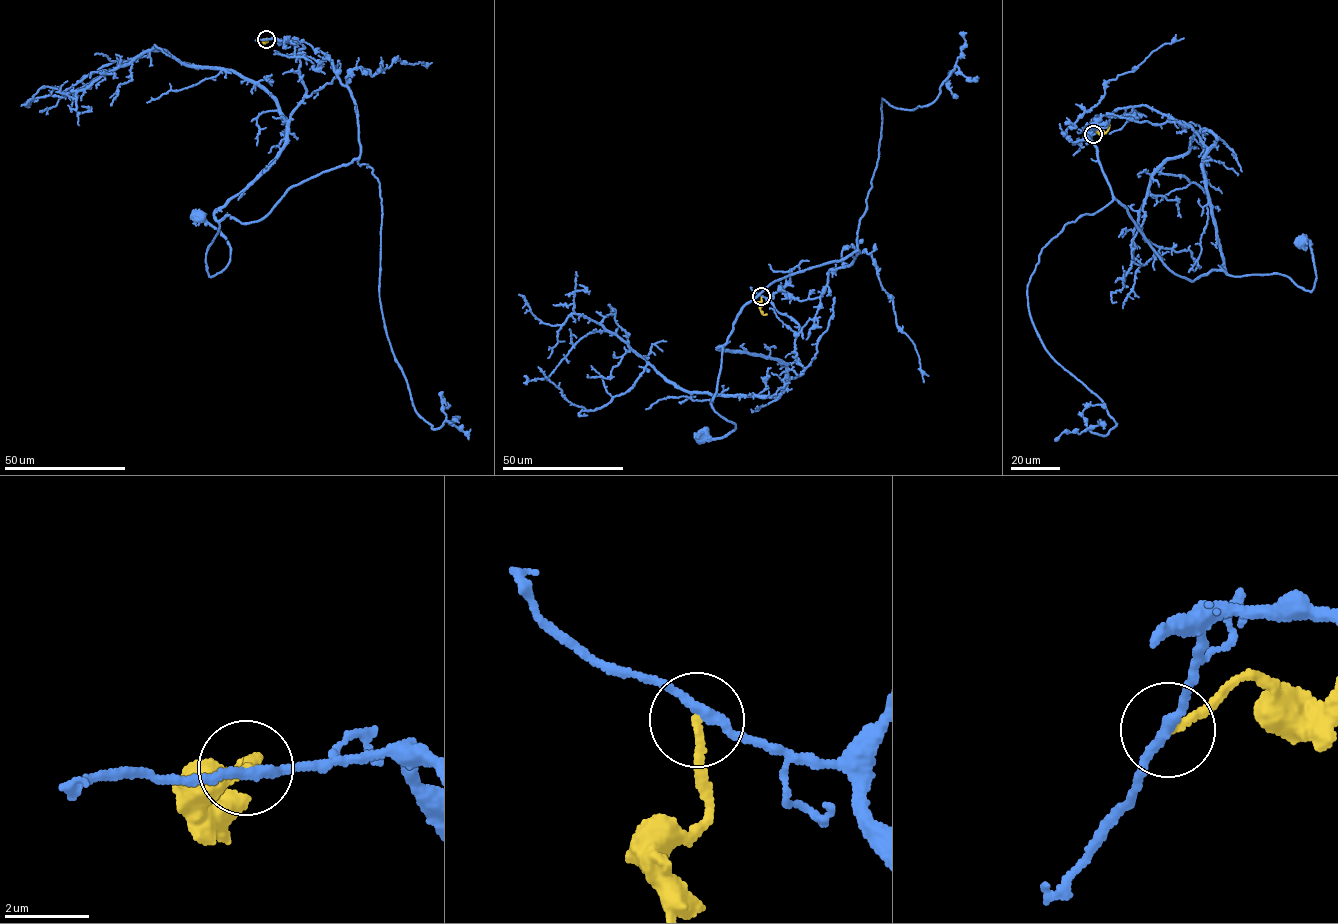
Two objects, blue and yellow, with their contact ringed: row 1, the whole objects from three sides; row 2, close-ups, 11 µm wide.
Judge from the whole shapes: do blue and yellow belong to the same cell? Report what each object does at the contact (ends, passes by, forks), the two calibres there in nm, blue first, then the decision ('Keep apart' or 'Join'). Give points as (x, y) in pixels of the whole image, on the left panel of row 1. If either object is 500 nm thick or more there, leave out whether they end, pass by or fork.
At the ring blue passes by. At the ring yellow ends. Thickness 240 nm (blue) against 180 nm. Keep apart

